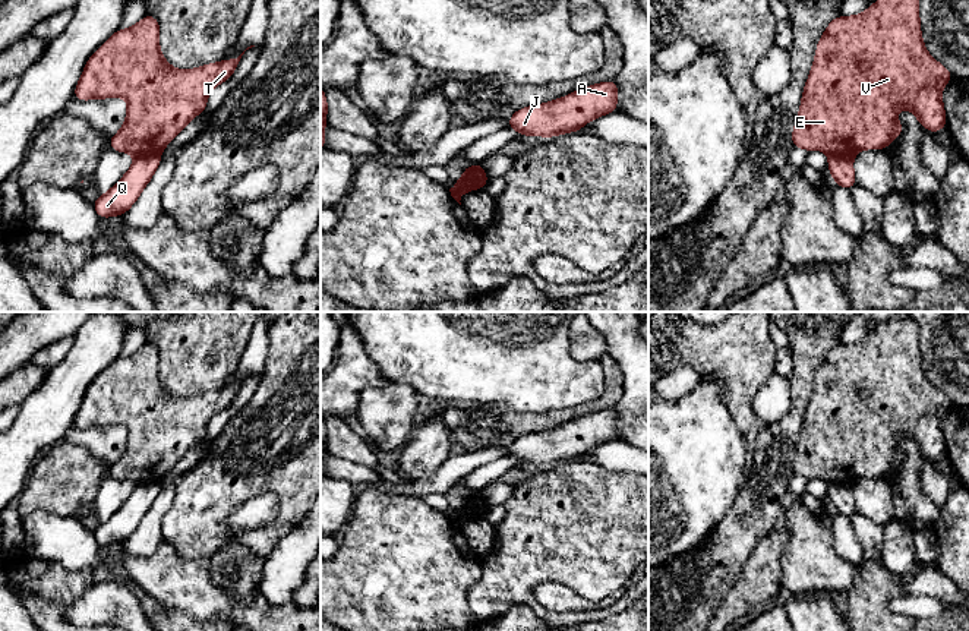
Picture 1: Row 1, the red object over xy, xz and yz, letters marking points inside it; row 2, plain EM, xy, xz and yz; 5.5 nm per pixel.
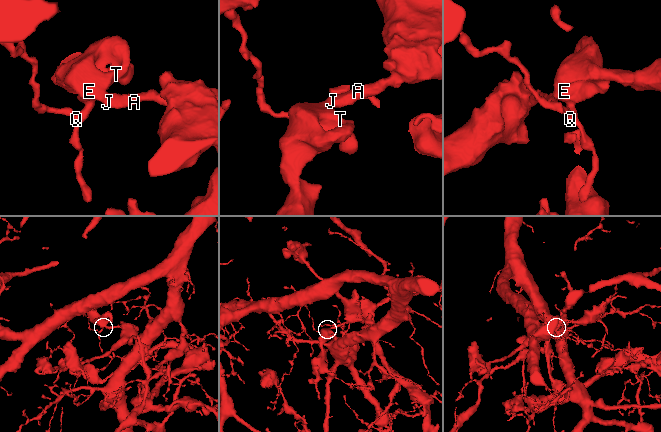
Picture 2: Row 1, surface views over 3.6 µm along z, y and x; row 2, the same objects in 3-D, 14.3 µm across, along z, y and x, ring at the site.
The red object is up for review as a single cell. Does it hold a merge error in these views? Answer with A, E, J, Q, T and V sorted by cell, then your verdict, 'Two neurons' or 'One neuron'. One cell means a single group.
Groups: A E J T V / Q. Two neurons

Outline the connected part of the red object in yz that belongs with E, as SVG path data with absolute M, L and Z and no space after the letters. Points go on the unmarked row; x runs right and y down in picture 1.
M906 316L891 318L856 344L837 344L821 363L812 397L804 414L801 436L792 460L793 474L805 479L818 477L827 483L853 486L862 477L884 477L903 460L896 447L900 436L908 436L929 460L937 461L947 452L941 417L954 404L928 382L922 370L919 326Z

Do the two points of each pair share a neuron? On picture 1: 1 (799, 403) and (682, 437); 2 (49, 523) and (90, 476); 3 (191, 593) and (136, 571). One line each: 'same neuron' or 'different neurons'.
1: different neurons
2: different neurons
3: same neuron

